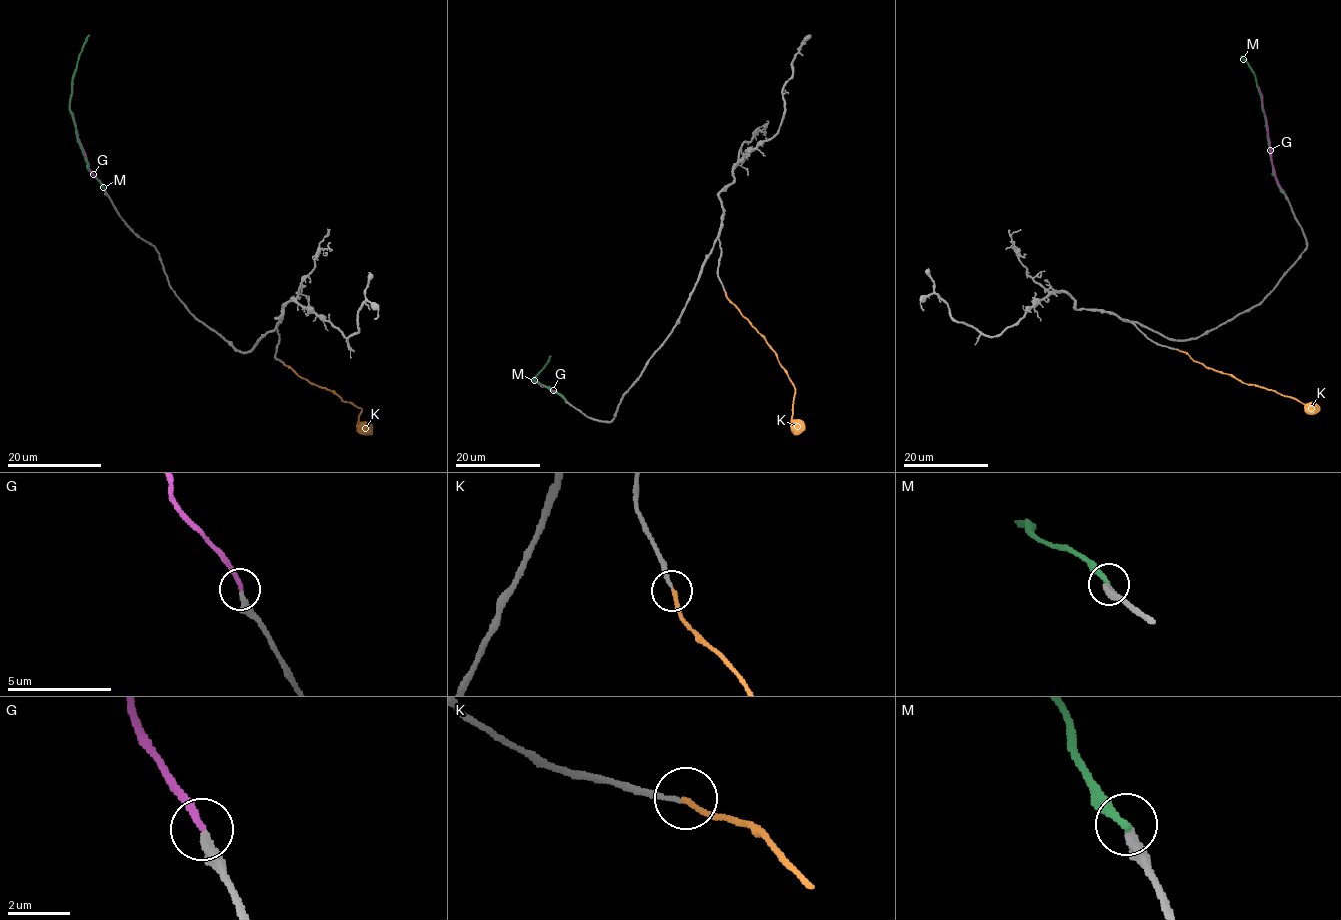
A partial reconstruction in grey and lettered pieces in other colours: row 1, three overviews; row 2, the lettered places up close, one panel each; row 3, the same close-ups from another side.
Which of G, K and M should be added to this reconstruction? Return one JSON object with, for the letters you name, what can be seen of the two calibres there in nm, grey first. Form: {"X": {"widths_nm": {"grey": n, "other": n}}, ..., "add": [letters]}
{"G": {"widths_nm": {"grey": 320, "other": 220}}, "K": {"widths_nm": {"grey": 150, "other": 160}}, "add": ["G", "K"]}

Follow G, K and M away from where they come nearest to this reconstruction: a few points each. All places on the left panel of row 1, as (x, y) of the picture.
G: (104, 189), (89, 168), (70, 110), (71, 80), (76, 69)
K: (282, 362), (299, 377), (333, 391), (344, 402), (359, 408), (362, 411), (358, 423), (370, 432)
M: (106, 189), (88, 168), (69, 108), (78, 54), (89, 35)

